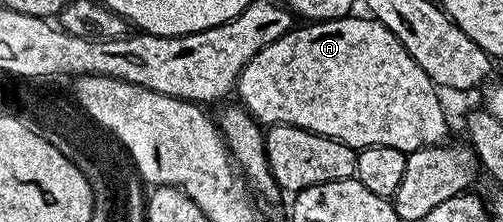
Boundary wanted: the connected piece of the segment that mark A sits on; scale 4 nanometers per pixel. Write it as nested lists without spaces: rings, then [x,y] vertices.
[[[372,16],[357,17],[305,24],[302,30],[294,29],[267,44],[267,48],[256,54],[237,77],[235,94],[241,97],[240,105],[262,127],[298,126],[339,140],[358,152],[370,146],[408,152],[444,143],[449,126],[437,95],[440,94],[438,87],[385,25]]]

